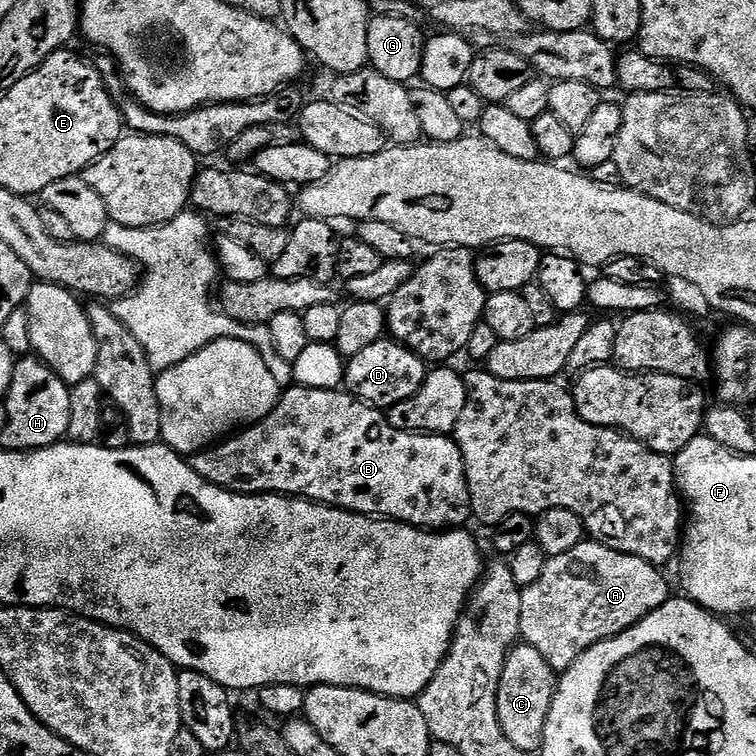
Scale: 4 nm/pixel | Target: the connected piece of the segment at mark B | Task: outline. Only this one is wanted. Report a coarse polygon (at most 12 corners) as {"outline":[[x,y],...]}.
{"outline":[[292,386],[206,482],[425,530],[473,519],[455,439]]}

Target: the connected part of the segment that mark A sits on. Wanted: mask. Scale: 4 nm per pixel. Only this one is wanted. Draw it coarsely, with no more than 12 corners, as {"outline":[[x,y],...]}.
{"outline":[[591,538],[522,589],[520,640],[563,674],[670,599]]}

